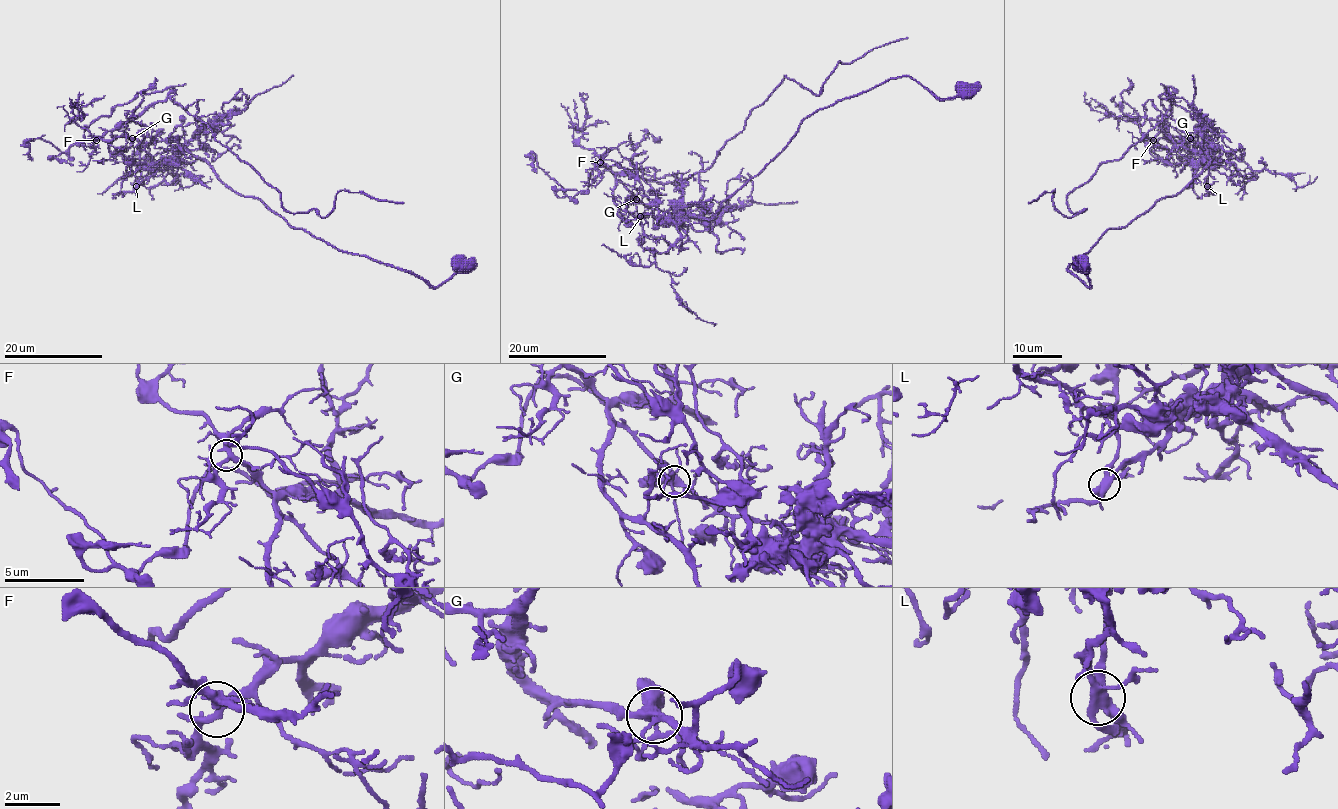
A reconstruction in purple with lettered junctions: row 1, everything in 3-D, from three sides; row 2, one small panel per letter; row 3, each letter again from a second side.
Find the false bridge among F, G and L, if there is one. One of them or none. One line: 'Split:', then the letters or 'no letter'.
Split: L

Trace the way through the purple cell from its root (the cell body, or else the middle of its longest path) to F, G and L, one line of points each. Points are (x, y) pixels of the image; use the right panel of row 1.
F: (1082, 267), (1089, 286), (1067, 268), (1109, 229), (1176, 195), (1209, 160), (1202, 141), (1164, 131), (1153, 140)
G: (1082, 267), (1089, 286), (1067, 268), (1203, 169), (1202, 141), (1190, 138)
L: (1082, 267), (1089, 286), (1067, 268), (1109, 229), (1126, 226), (1176, 195), (1208, 163), (1206, 151), (1207, 186)

